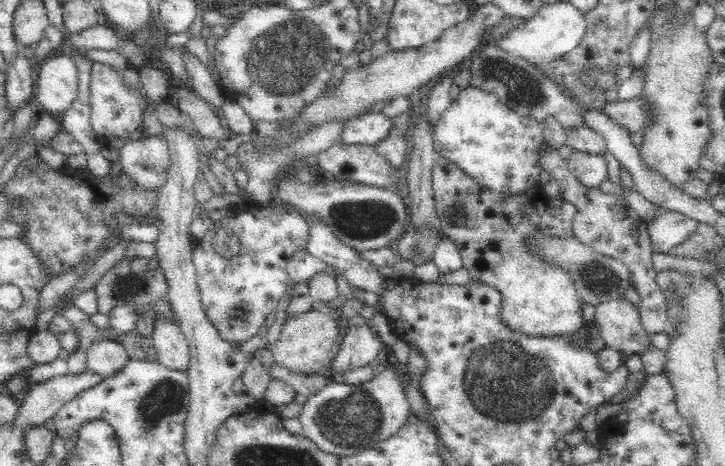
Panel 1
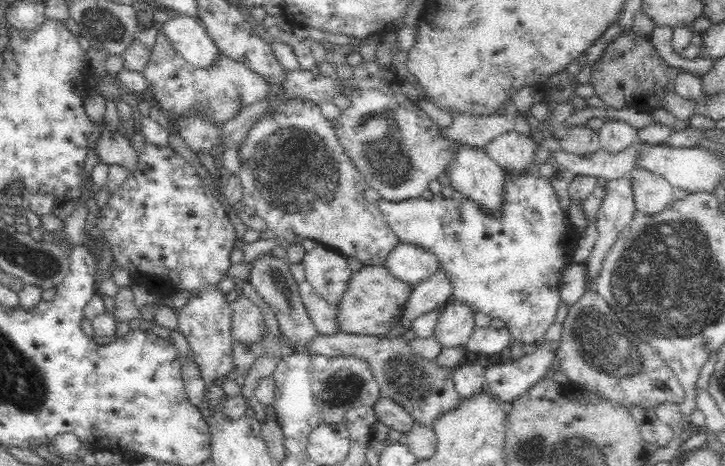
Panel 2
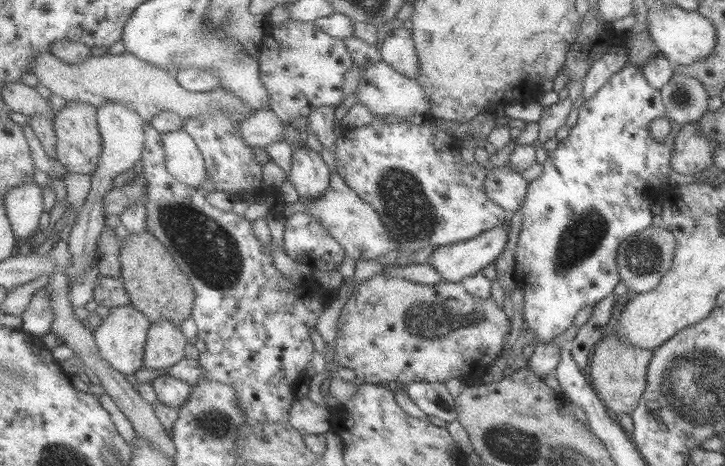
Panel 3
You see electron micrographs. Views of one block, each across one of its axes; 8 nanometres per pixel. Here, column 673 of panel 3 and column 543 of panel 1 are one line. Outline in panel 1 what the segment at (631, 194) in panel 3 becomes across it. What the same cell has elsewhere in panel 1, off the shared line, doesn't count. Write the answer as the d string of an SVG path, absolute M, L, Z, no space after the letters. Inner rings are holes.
M468 86L460 91L458 100L452 102L447 110L442 112L433 126L433 139L436 152L448 158L472 176L482 186L508 194L522 192L529 189L534 183L539 184L540 169L537 167L537 148L542 145L552 145L560 149L564 147L565 127L556 120L536 122L533 118L522 118L512 109L504 107L498 102L493 92L484 92L479 88Z

